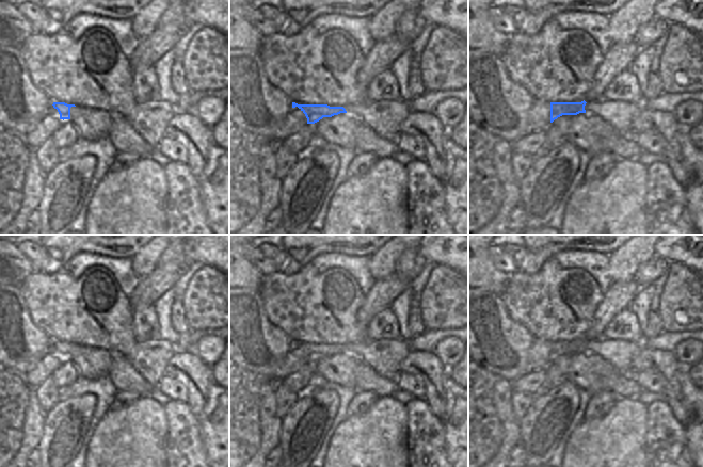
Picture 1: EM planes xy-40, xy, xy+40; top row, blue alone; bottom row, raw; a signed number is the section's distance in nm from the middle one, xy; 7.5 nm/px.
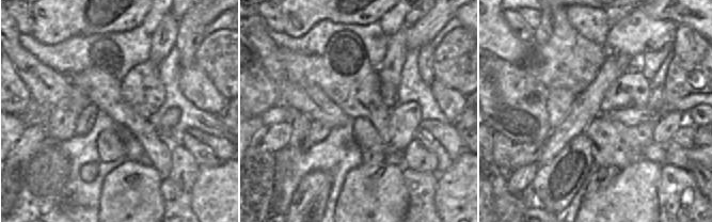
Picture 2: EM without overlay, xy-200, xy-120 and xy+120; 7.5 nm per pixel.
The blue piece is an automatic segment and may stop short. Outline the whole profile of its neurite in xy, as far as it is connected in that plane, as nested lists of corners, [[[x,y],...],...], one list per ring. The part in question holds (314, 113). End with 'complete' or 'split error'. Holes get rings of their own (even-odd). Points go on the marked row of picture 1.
[[[401,99],[381,100],[379,102],[366,100],[360,104],[347,104],[345,107],[292,102],[292,108],[295,107],[305,114],[307,124],[315,124],[323,117],[332,117],[340,113],[353,113],[376,134],[389,141],[397,141],[401,133],[401,125],[412,111],[410,106]]]; split error

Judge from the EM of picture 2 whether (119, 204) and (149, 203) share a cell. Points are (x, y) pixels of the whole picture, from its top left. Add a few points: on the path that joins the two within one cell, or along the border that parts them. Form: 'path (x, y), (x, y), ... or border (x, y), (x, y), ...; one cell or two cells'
path (126, 204), (142, 203); one cell

